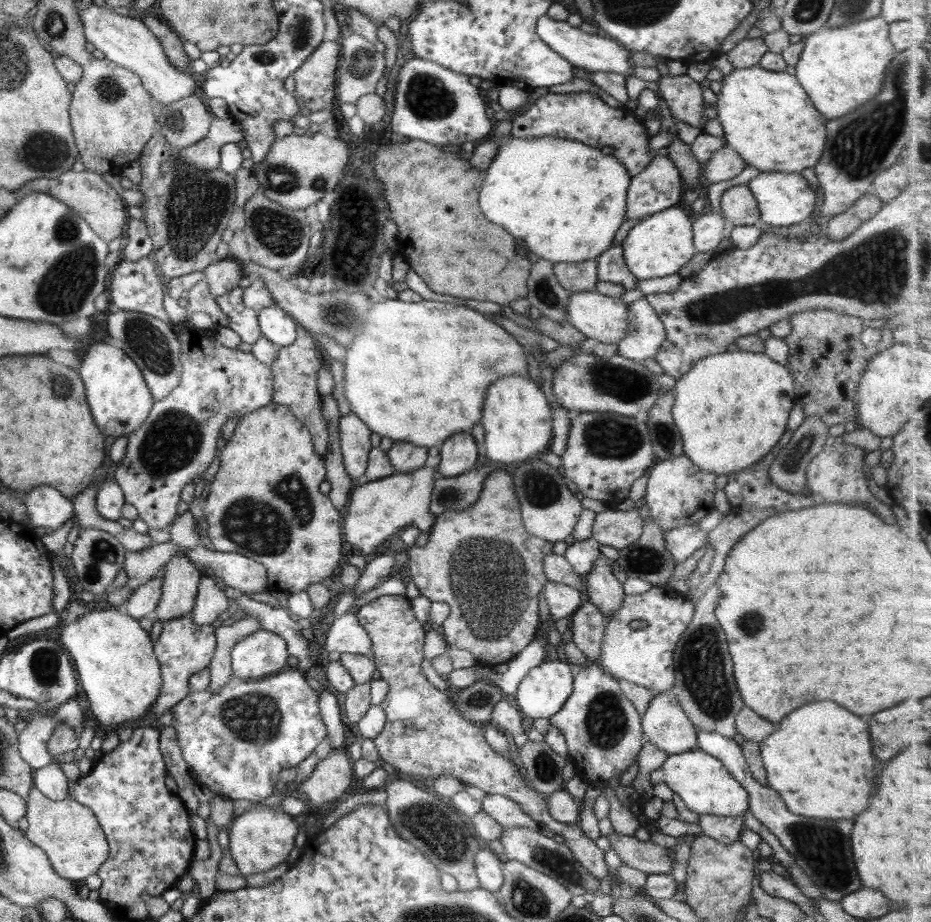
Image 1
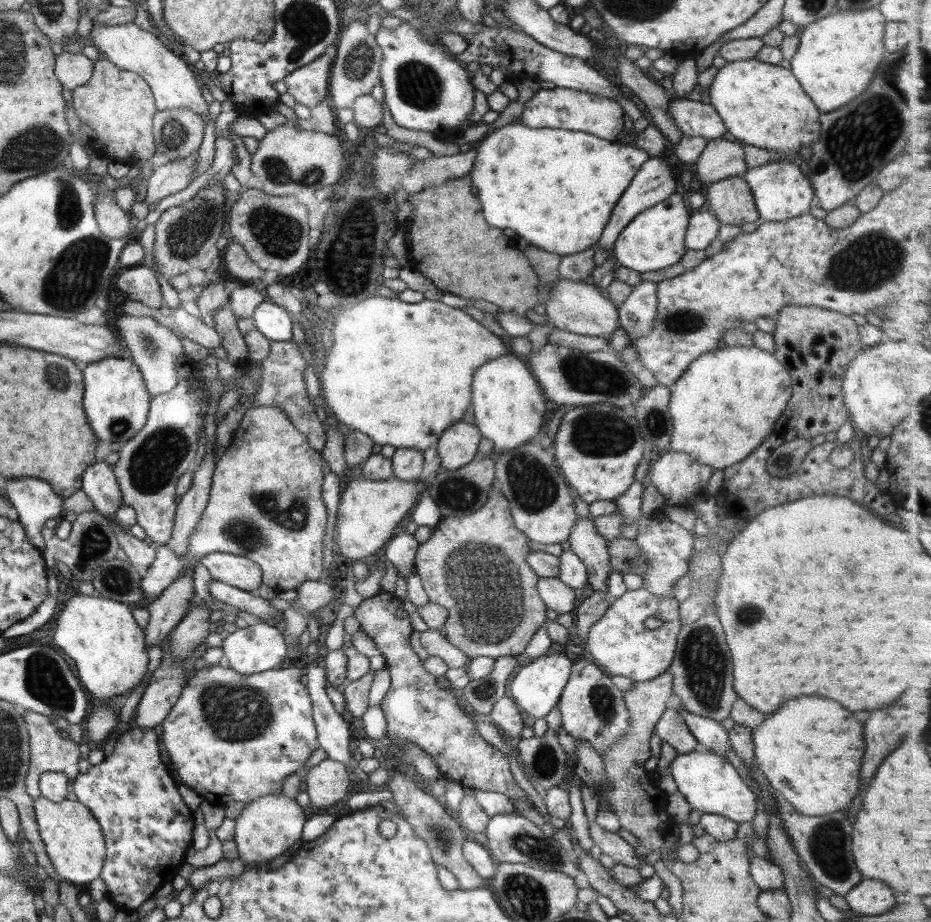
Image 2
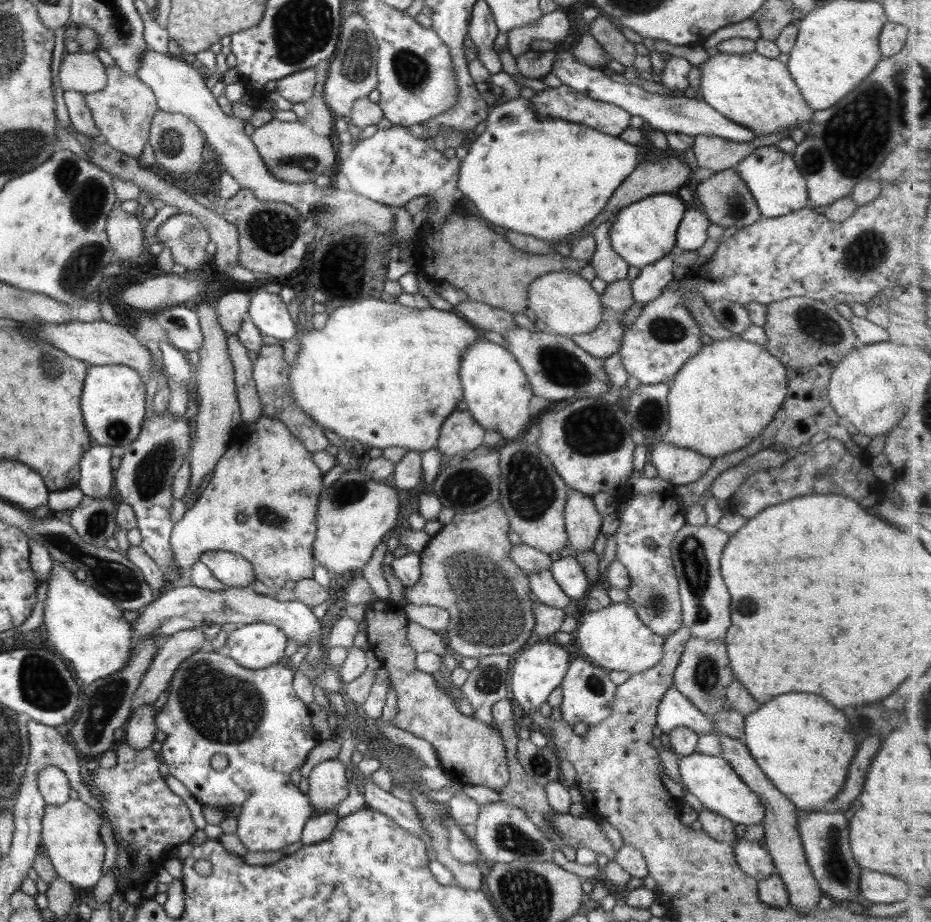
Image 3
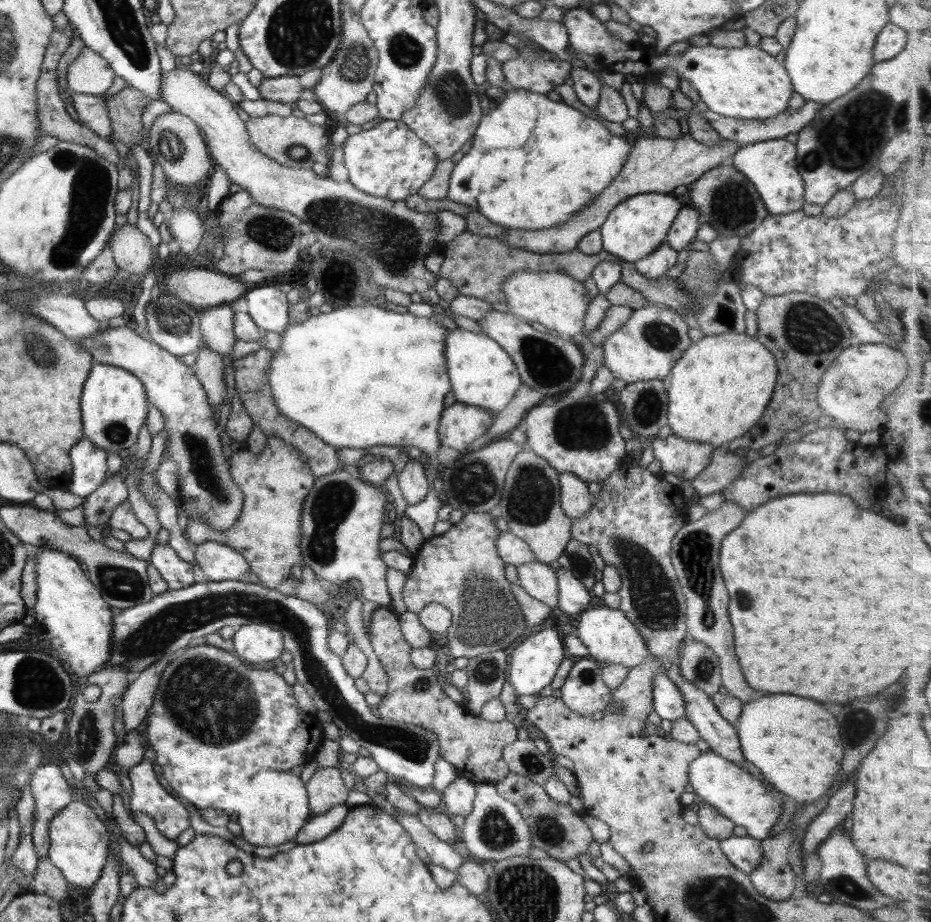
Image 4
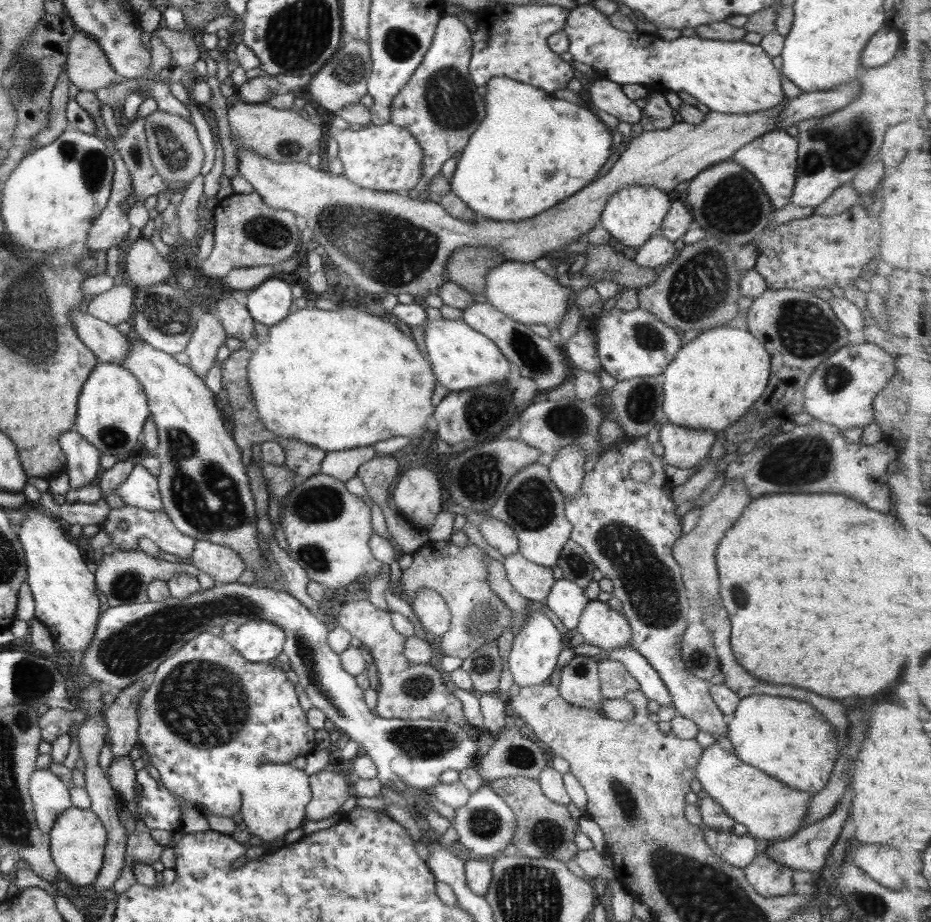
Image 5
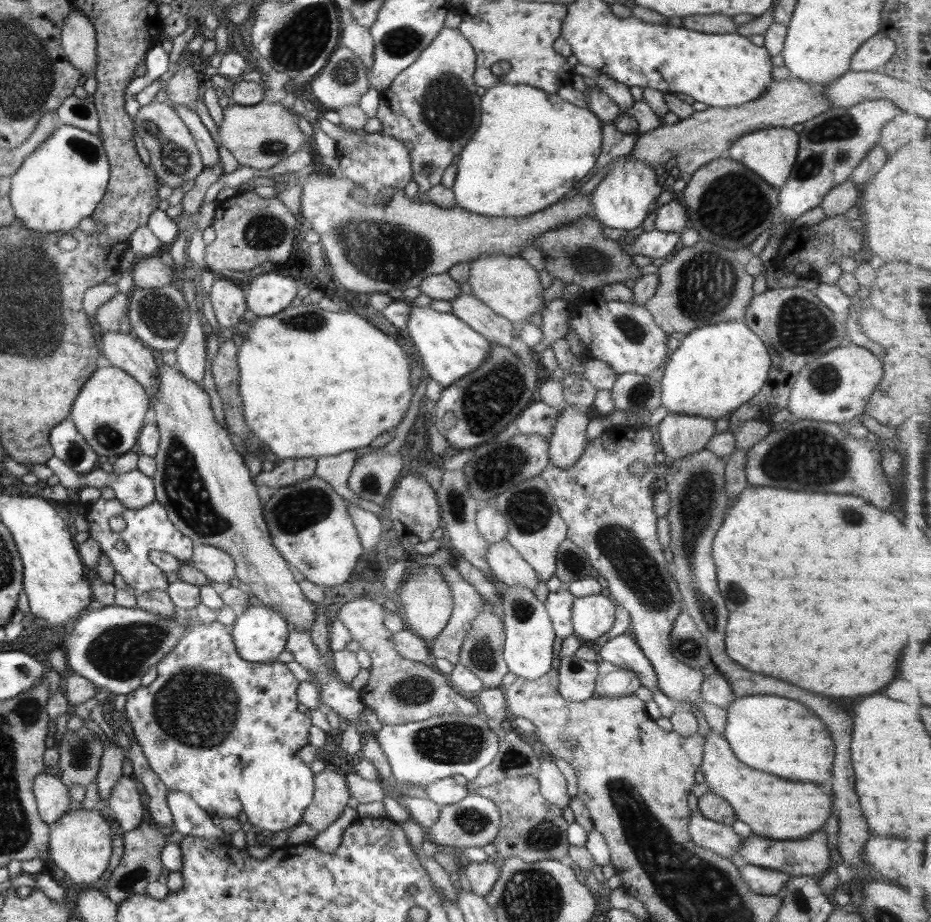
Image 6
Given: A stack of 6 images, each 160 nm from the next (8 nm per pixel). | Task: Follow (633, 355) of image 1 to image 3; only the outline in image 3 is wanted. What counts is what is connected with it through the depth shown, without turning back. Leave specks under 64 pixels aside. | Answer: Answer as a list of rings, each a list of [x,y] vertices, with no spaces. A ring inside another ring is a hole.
[[[675,249],[662,260],[641,268],[639,275],[631,282],[631,294],[635,302],[650,302],[662,294],[666,285],[674,283],[673,260],[678,253]]]

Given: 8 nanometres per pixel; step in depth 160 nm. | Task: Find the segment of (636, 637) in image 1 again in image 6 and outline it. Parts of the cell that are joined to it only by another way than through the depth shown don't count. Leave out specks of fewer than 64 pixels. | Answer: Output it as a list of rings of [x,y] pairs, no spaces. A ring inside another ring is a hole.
[[[606,593],[574,597],[572,624],[575,634],[583,640],[597,640],[615,624],[616,604]]]

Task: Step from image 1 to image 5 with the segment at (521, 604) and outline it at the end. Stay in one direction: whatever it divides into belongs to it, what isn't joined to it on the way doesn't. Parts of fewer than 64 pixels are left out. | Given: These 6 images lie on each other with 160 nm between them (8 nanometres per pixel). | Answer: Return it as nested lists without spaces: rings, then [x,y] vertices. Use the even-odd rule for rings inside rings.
[[[429,541],[418,552],[414,552],[412,564],[402,570],[399,585],[404,598],[409,601],[414,599],[418,590],[425,587],[438,592],[445,600],[451,613],[451,622],[446,638],[437,641],[438,649],[445,655],[464,660],[487,642],[497,642],[502,633],[512,627],[512,612],[486,582],[484,554],[471,541],[464,548],[450,541]]]

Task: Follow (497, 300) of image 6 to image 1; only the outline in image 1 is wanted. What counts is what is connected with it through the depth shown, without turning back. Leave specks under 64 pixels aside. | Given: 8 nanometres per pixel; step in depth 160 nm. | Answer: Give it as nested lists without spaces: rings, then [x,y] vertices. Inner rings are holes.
[[[596,290],[574,292],[567,304],[567,321],[588,339],[598,340],[602,344],[614,344],[626,337],[628,307],[619,297],[606,296]]]

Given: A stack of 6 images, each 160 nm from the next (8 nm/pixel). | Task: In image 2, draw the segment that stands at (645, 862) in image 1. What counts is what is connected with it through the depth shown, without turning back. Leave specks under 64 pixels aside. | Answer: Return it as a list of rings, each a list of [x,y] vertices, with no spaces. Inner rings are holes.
[[[595,821],[588,822],[590,838],[600,847],[602,853],[611,856],[617,863],[639,869],[641,858],[634,852],[632,845],[616,832],[605,830]]]

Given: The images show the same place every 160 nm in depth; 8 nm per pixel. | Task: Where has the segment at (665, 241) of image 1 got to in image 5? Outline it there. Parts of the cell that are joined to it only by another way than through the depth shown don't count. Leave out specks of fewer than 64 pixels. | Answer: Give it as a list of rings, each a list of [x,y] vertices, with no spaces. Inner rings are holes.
[[[635,184],[628,188],[622,188],[610,196],[599,221],[611,234],[615,245],[620,248],[625,246],[640,248],[652,235],[658,234],[666,213],[670,211],[670,204],[667,192],[649,184]]]

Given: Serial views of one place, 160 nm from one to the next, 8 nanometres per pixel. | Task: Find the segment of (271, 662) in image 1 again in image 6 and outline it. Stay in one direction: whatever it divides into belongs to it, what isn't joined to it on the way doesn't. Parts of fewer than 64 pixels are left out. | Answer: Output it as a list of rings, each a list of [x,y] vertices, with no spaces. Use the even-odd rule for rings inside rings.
[[[250,604],[248,609],[236,618],[232,630],[233,641],[238,654],[251,663],[268,663],[276,661],[277,656],[284,652],[287,640],[289,638],[290,626],[284,620],[282,614],[279,614],[274,608],[262,604]]]

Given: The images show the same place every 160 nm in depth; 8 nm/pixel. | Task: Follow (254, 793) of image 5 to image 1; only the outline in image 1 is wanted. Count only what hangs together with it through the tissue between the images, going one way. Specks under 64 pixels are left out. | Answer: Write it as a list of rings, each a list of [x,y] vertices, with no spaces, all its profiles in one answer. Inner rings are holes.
[[[256,807],[231,821],[229,850],[241,874],[258,874],[272,870],[274,866],[283,863],[295,847],[294,839],[302,831],[298,822],[292,816],[284,813],[282,807]]]

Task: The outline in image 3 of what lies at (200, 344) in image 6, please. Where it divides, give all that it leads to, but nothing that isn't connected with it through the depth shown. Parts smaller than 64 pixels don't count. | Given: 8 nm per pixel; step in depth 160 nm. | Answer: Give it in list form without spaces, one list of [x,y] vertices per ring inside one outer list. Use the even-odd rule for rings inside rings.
[[[232,291],[215,302],[218,322],[225,334],[236,335],[249,314],[251,294]]]

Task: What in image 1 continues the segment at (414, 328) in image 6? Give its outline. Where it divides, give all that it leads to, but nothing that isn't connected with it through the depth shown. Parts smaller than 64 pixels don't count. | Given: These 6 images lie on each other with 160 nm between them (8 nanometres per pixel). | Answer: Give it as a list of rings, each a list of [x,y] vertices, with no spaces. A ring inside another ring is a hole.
[[[503,376],[486,389],[481,423],[485,430],[485,455],[494,464],[519,464],[530,458],[546,457],[553,439],[552,408],[538,384],[528,376]]]

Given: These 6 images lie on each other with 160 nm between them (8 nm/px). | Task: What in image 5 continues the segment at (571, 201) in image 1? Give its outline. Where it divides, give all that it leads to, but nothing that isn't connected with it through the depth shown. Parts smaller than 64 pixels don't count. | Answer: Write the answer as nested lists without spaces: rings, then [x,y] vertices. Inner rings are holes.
[[[494,77],[486,86],[485,117],[468,144],[457,155],[457,167],[449,180],[456,194],[477,215],[499,220],[536,216],[576,195],[598,176],[612,150],[612,136],[606,124],[589,106],[558,100],[553,94],[535,87],[525,87],[516,80]]]

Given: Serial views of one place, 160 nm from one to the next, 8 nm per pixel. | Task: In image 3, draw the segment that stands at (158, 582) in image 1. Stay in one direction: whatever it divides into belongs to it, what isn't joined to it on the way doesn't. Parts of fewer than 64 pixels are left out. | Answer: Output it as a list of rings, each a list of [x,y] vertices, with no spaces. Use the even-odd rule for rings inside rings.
[[[262,414],[255,423],[242,422],[233,430],[233,438],[216,463],[209,484],[181,521],[173,525],[170,547],[174,564],[182,576],[176,583],[167,582],[167,585],[187,583],[192,565],[207,551],[227,551],[242,556],[252,564],[255,579],[271,590],[284,587],[288,581],[298,583],[302,578],[313,579],[316,562],[312,558],[312,544],[316,536],[319,496],[324,487],[323,476],[312,461],[312,453],[278,419]]]

